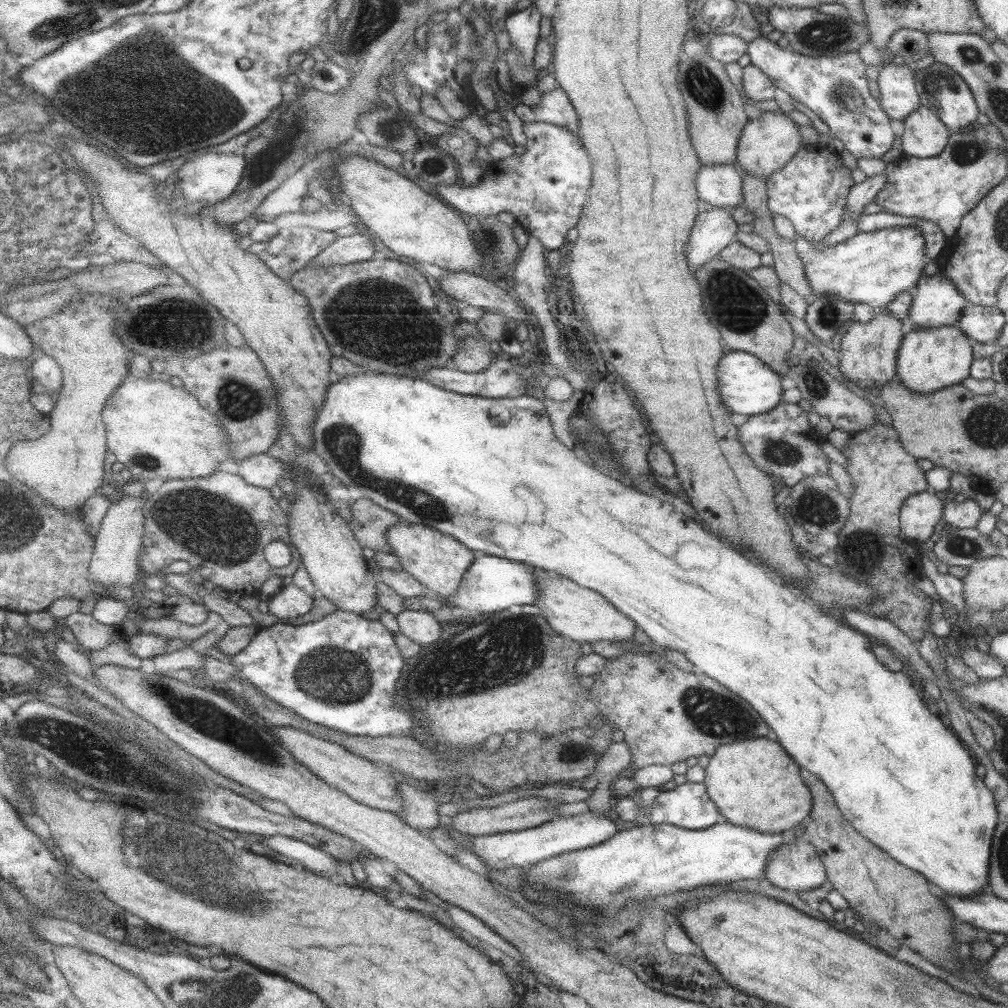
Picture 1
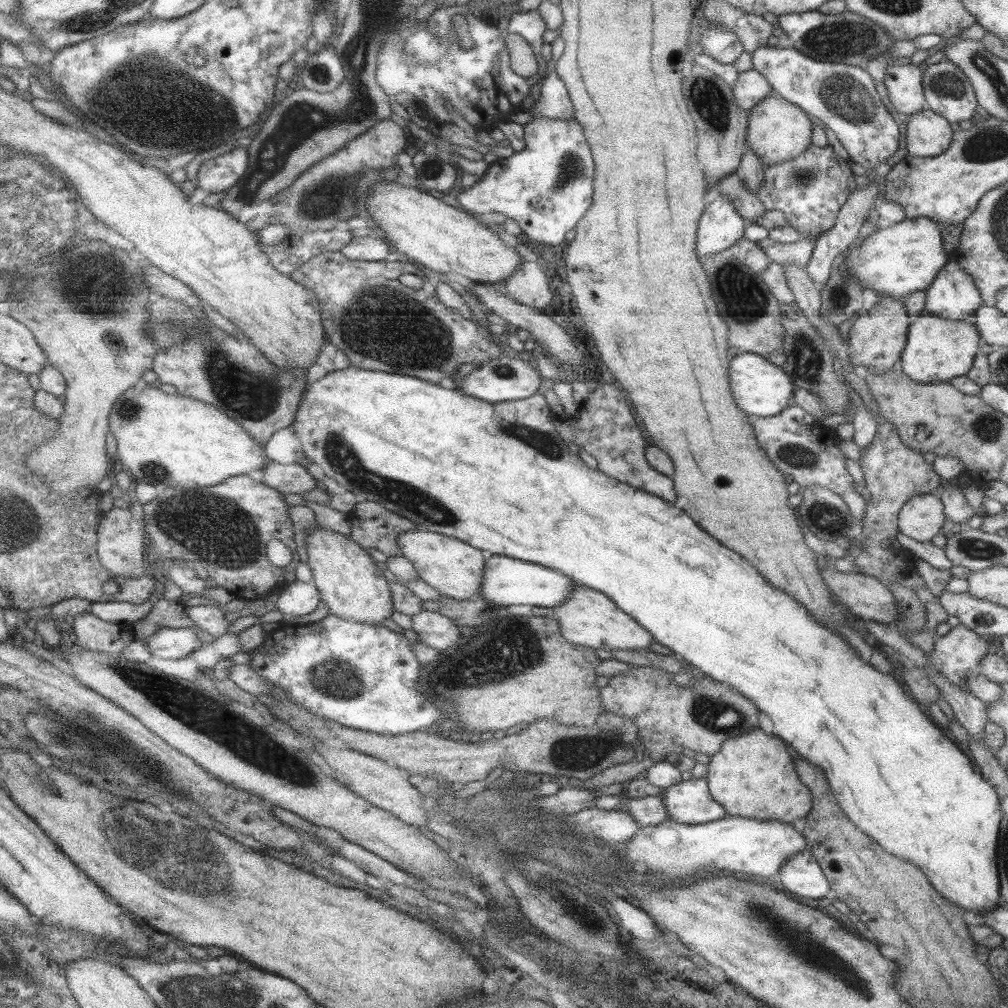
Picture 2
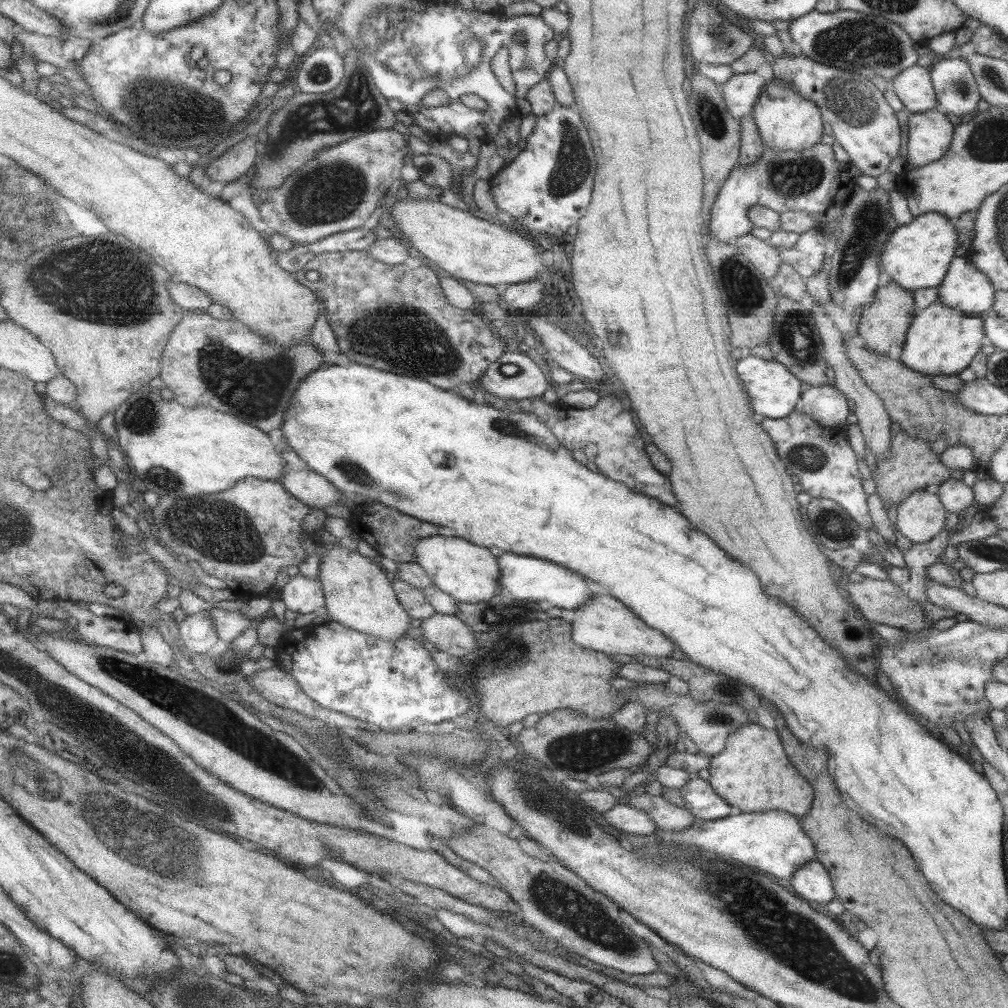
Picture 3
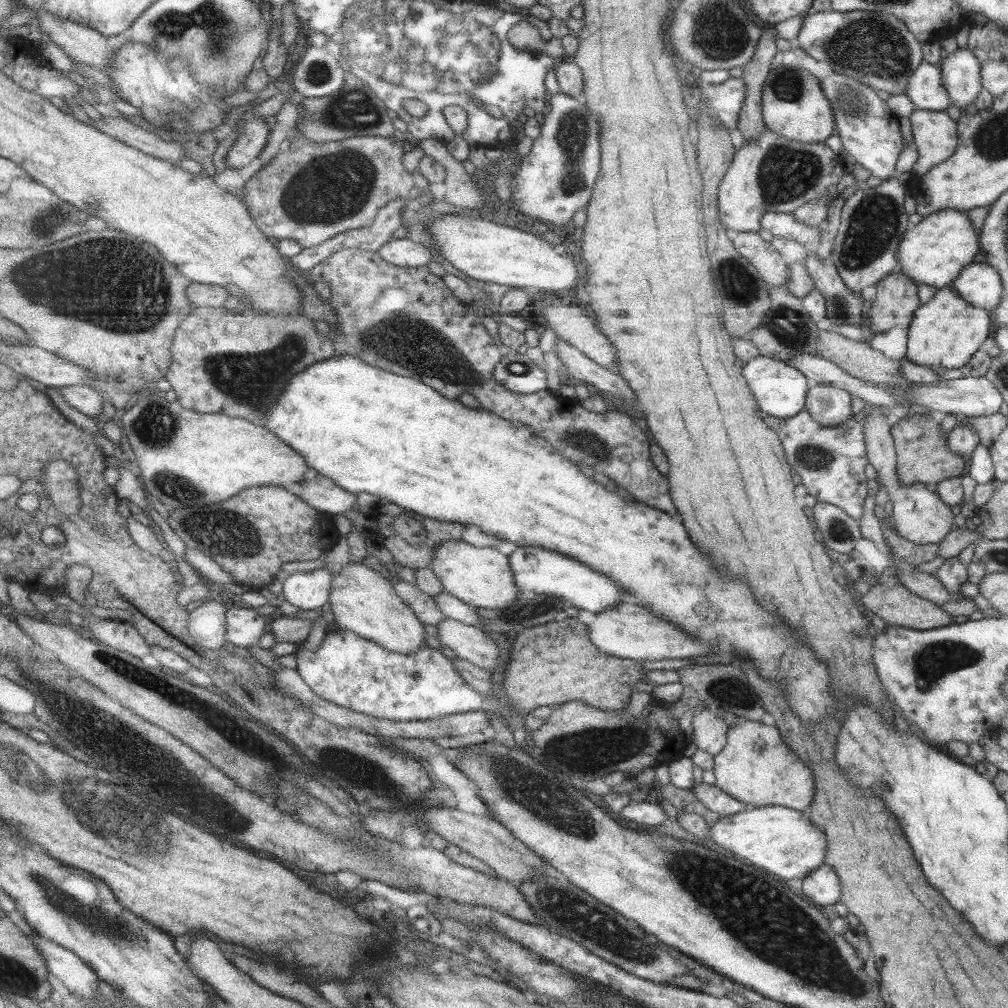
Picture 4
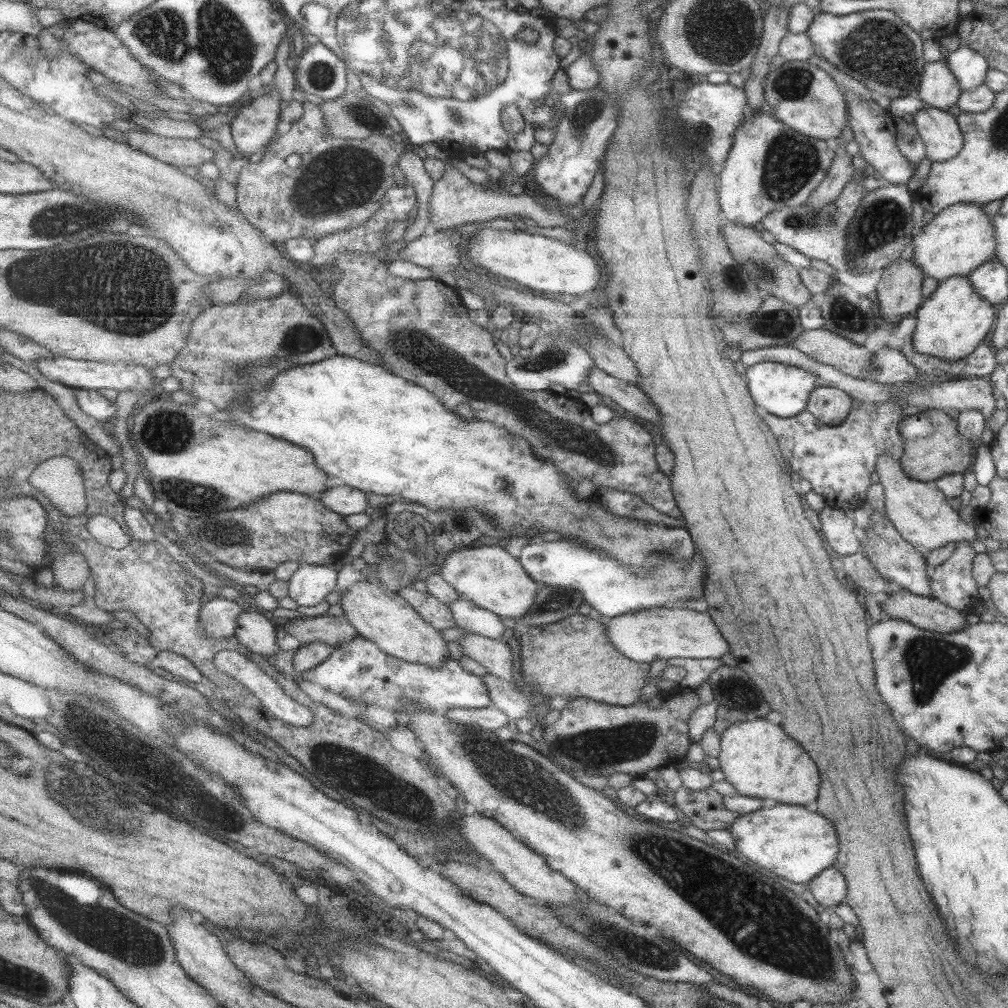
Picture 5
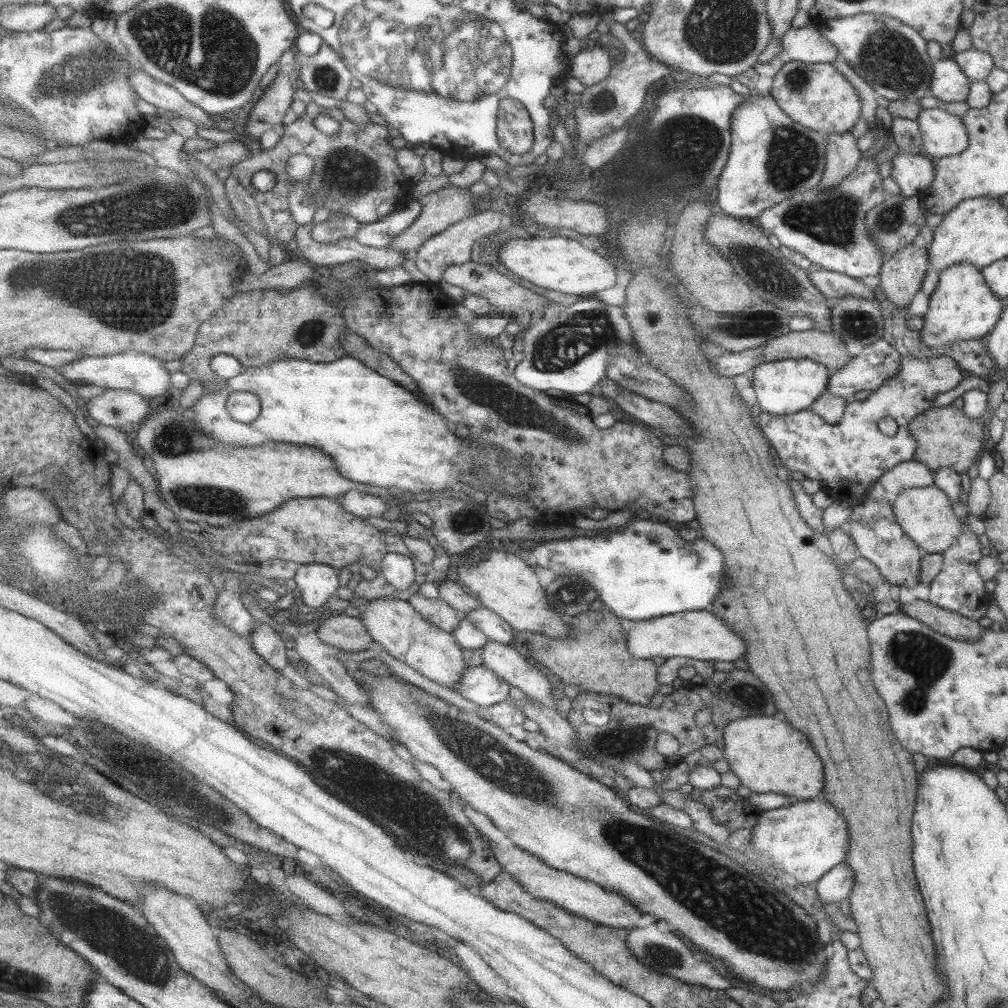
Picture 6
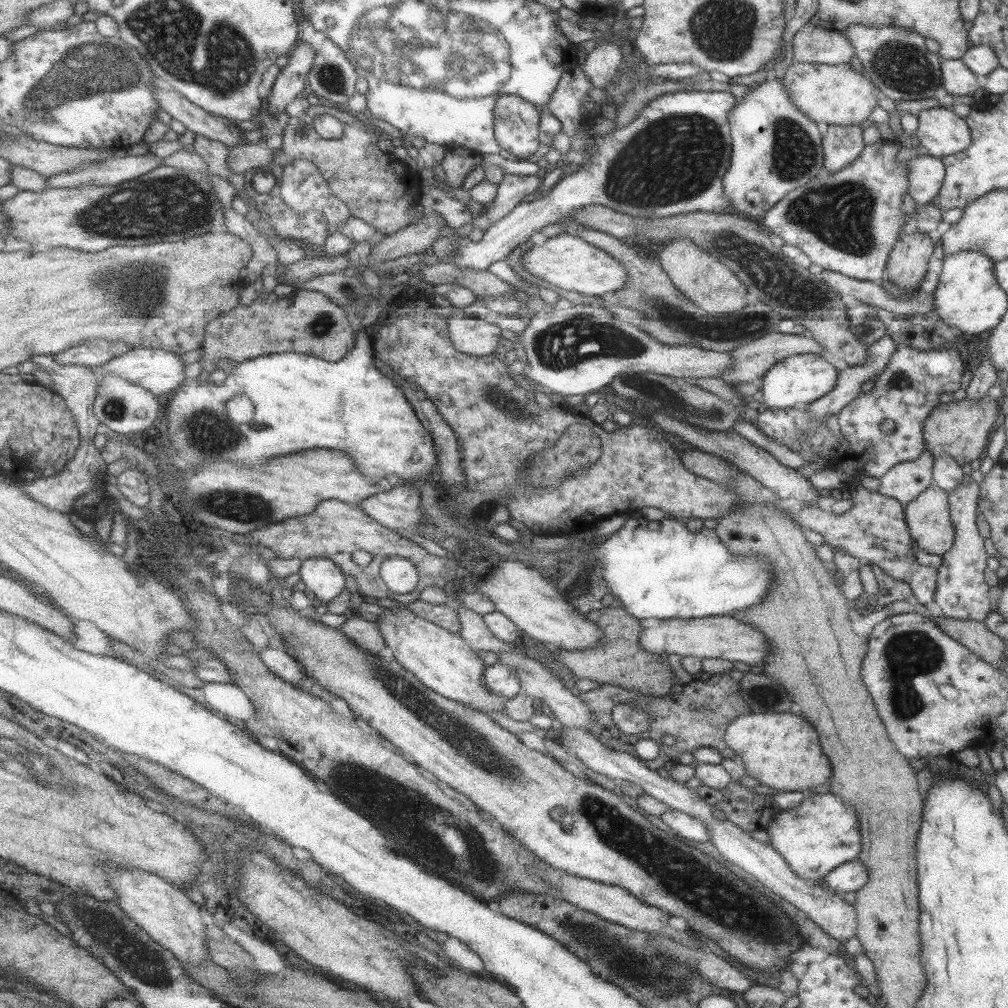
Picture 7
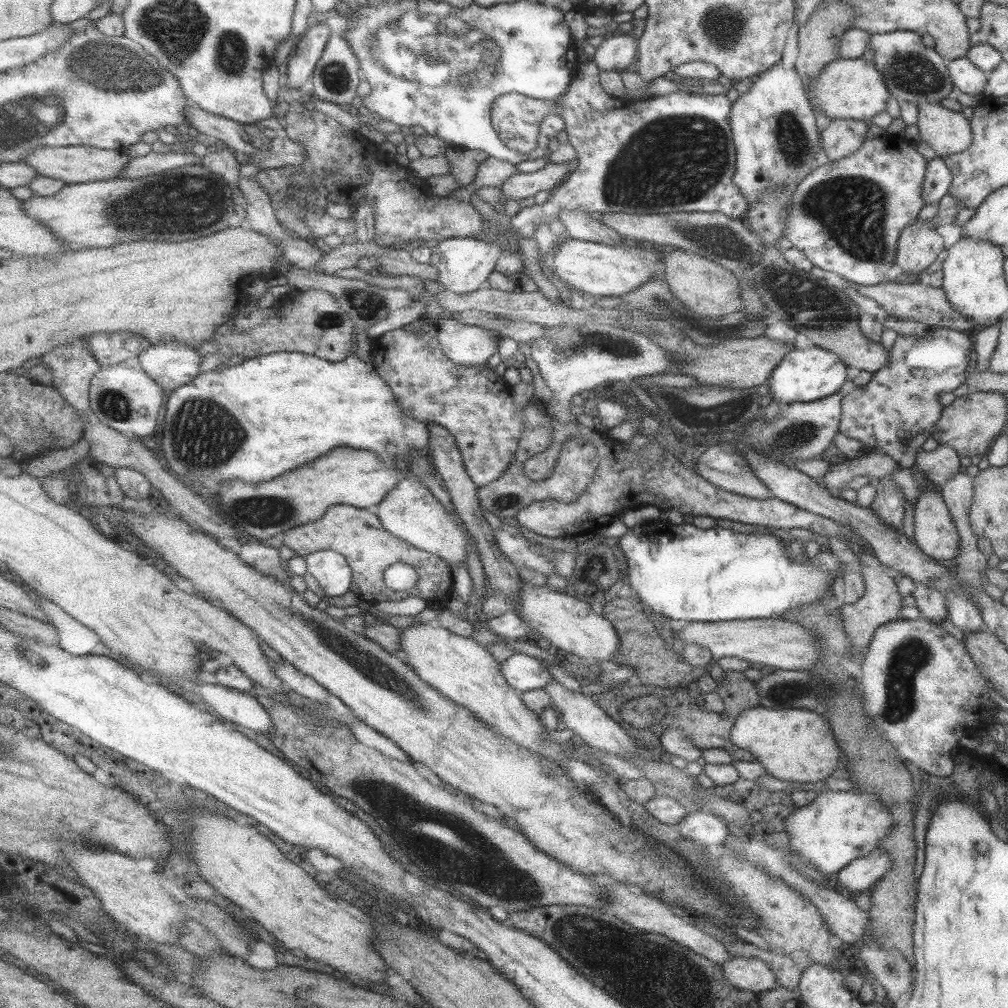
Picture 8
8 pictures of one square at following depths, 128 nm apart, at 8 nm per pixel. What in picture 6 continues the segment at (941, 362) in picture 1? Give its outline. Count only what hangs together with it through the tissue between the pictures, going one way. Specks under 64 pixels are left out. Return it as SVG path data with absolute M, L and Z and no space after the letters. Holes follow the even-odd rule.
M961 262L940 271L939 283L930 297L920 332L922 342L928 348L938 350L952 346L956 341L986 338L1000 320L1005 300L998 298L984 282L981 268Z

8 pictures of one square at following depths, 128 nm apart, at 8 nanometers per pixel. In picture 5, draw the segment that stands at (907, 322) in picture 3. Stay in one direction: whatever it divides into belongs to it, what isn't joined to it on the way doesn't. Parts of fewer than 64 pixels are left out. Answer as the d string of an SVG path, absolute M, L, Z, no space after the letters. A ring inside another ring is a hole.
M899 258L886 268L876 290L881 322L900 322L923 303L923 270L911 260Z

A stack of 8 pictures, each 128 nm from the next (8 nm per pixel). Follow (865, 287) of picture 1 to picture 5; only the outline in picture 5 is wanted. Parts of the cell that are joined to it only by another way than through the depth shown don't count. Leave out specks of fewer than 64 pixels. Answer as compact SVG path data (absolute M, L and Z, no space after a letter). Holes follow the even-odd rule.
M959 203L946 207L920 228L921 232L913 235L914 249L911 261L923 270L926 277L942 282L951 276L967 276L983 262L994 258L996 243L992 216L988 216L982 207L978 203Z

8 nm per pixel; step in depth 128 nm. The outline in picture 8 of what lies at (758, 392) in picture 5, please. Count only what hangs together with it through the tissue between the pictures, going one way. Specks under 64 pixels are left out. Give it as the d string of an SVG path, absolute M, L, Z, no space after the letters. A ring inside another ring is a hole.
M818 346L793 348L772 371L769 391L782 406L792 402L814 402L833 395L842 388L847 380L847 367L835 352Z

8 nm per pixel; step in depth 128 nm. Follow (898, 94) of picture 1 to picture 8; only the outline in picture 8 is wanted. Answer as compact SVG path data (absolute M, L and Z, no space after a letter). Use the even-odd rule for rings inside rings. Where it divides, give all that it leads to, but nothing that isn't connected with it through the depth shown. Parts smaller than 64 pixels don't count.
M966 57L947 62L950 79L958 91L978 95L985 92L988 74L974 67Z

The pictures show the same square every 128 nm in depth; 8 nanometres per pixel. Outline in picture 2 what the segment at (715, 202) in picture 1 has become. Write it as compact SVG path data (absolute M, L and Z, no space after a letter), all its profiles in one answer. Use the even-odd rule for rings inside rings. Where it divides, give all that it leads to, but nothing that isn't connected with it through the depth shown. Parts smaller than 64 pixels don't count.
M734 173L727 174L718 180L714 186L706 187L707 193L726 195L728 201L734 205L736 212L748 223L756 222L757 218L766 211L764 203L757 196L751 194L743 185L740 177Z

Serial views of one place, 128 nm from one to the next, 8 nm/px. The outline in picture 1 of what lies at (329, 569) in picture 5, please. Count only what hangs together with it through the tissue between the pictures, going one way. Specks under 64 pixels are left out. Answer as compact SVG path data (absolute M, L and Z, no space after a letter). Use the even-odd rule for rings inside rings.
M283 586L282 592L270 602L270 613L281 618L300 618L312 612L318 598L312 598L298 586Z

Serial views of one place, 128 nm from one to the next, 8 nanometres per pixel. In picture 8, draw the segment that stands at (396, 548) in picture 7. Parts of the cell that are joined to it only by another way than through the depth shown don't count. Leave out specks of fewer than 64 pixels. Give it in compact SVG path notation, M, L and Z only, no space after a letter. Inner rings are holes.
M337 504L321 518L292 528L285 533L285 545L293 549L299 556L308 558L319 551L337 551L348 557L354 569L352 591L361 600L372 602L402 601L410 596L420 596L433 605L436 602L446 604L452 600L454 585L452 568L442 556L416 548L408 540L403 540L386 529L376 509L365 509L351 504ZM398 562L406 562L415 566L421 574L421 582L410 593L392 590L386 582L386 570Z

